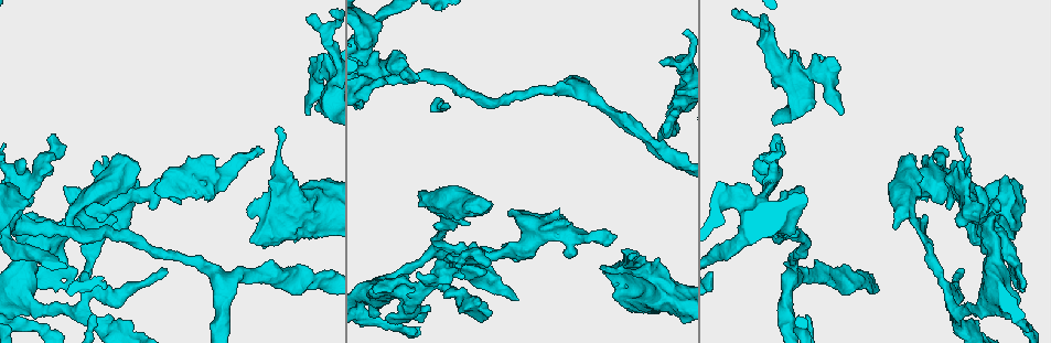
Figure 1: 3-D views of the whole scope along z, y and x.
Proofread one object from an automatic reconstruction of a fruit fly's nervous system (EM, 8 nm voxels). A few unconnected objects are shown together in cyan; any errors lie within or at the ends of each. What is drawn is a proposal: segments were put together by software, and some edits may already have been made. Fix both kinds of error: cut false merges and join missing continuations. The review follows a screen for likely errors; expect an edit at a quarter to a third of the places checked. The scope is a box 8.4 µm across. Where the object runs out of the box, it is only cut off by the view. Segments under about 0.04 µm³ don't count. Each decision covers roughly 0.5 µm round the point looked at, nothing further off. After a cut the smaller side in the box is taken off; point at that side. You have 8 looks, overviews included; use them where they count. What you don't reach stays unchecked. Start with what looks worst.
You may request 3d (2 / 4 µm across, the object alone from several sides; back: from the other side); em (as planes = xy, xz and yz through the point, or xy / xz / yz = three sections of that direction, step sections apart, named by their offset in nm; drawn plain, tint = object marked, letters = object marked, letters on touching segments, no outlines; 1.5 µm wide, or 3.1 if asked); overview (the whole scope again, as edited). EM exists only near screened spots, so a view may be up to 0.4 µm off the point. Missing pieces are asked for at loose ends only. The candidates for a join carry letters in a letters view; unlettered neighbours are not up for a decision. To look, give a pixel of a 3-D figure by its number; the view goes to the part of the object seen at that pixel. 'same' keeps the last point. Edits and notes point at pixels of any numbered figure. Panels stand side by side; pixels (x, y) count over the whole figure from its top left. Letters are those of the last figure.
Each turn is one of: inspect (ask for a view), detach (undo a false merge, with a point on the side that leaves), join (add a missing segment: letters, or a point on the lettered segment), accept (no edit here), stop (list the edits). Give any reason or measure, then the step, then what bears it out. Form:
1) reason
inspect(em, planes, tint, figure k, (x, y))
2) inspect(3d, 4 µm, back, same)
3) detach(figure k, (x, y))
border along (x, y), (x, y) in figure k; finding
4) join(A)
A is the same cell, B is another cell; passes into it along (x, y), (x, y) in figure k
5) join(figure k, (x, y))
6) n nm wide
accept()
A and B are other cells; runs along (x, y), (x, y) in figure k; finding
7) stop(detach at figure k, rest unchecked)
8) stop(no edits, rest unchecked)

branch stops here
inspect(3d, 2 µm, back, figure 1, (425, 275))

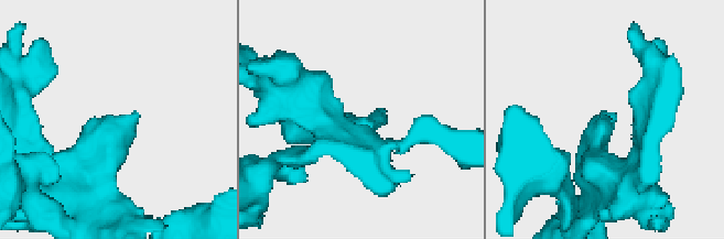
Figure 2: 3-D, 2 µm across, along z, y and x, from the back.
inspect(em, planes, letters, figure 2, (604, 115))

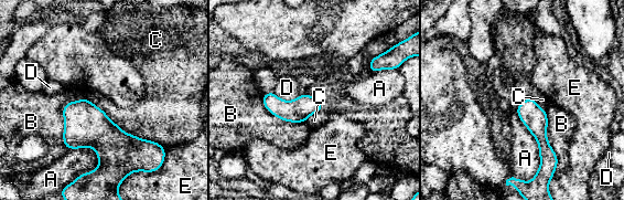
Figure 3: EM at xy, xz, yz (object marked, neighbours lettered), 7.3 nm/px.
C touches over 460 nm
accept()
A, B, C, D and E are other cells; border along (272, 91), (284, 100), (304, 93) in figure 3; no lettered segment goes on from it

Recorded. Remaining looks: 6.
inspect(em, xy, step 4, tint, figure 1, (380, 78))

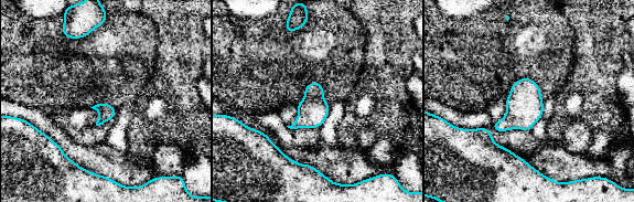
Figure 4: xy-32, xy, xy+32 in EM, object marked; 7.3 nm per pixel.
cut it another way
inspect(em, planes, letters, same)

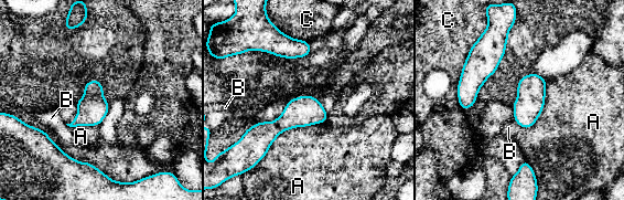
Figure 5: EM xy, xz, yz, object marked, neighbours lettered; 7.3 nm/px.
accept()
A, B and C are other cells; border along (514, 119), (523, 127) in figure 5; none of them fits

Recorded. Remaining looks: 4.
thick turns thin
inspect(3d, 4 µm, figure 1, (286, 188))

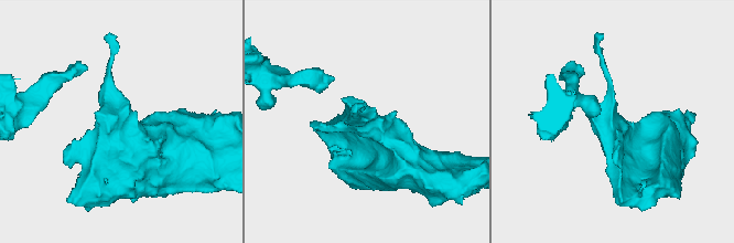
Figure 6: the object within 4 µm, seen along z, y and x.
inspect(em, xy, step 8, letters, figure 6, (119, 122))

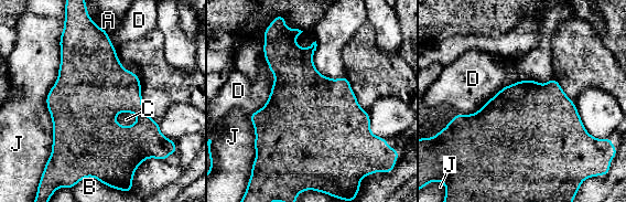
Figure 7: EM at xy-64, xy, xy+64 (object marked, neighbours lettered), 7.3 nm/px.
550 nm wide
accept()
A, B, C, D and J are other cells; border along (538, 80), (505, 85), (461, 114) in figure 7; one neuron here

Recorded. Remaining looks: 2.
stop(no edits, rest unchecked)

